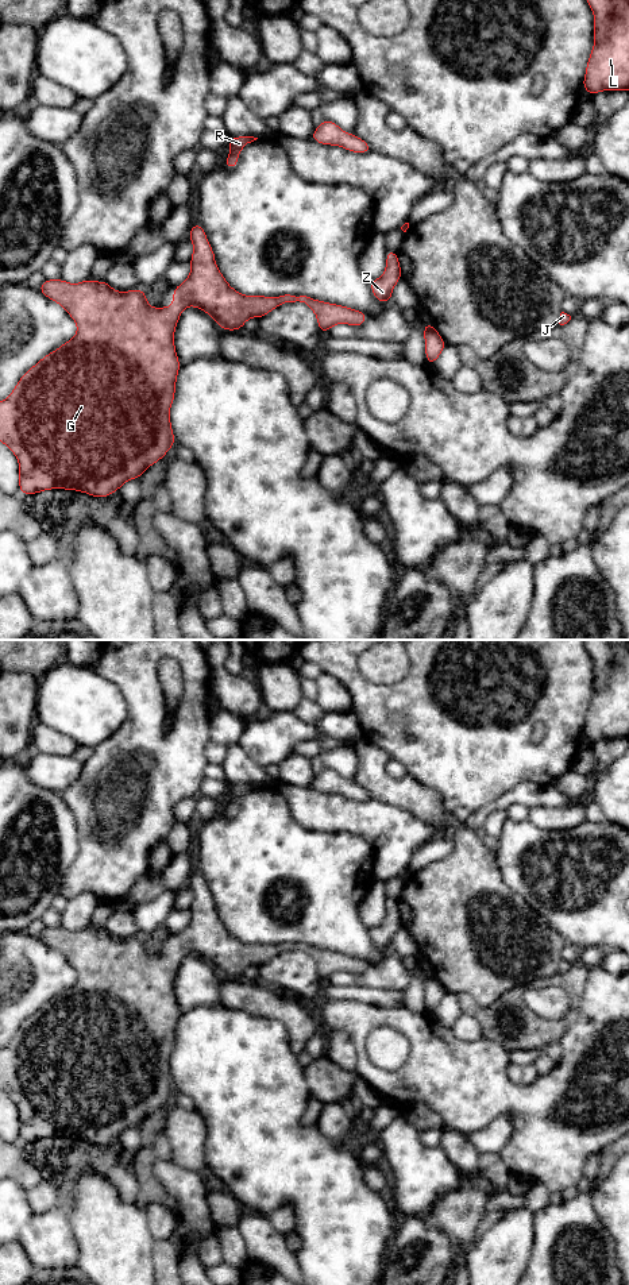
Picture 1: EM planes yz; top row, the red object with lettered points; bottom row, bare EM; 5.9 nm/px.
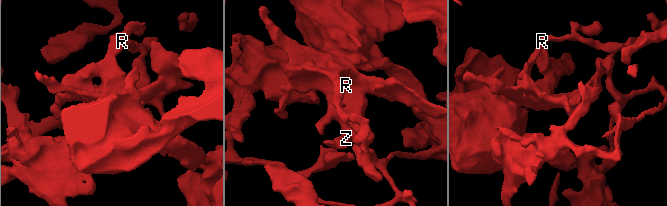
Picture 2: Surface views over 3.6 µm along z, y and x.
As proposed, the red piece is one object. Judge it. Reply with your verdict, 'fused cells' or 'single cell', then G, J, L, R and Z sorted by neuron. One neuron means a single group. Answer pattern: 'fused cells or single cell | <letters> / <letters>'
fused cells | G L R Z / J

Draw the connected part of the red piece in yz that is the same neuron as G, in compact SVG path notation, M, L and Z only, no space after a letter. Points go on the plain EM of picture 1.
M200 869L192 873L188 885L193 891L189 908L189 925L171 939L171 954L151 956L143 937L117 939L105 927L94 930L89 926L80 931L69 931L61 926L45 927L38 938L59 952L77 972L77 981L55 999L43 1004L28 1016L13 1035L8 1046L0 1049L0 1089L7 1093L19 1111L20 1142L36 1142L51 1137L76 1138L94 1146L105 1146L130 1127L140 1123L159 1110L171 1095L174 1081L169 1065L175 1043L177 1022L181 1016L174 993L174 979L186 954L196 954L208 961L225 979L239 979L251 966L262 966L273 957L288 950L306 952L317 965L323 983L336 972L360 975L368 962L339 952L329 952L306 944L243 944L232 937L216 914L215 899Z

